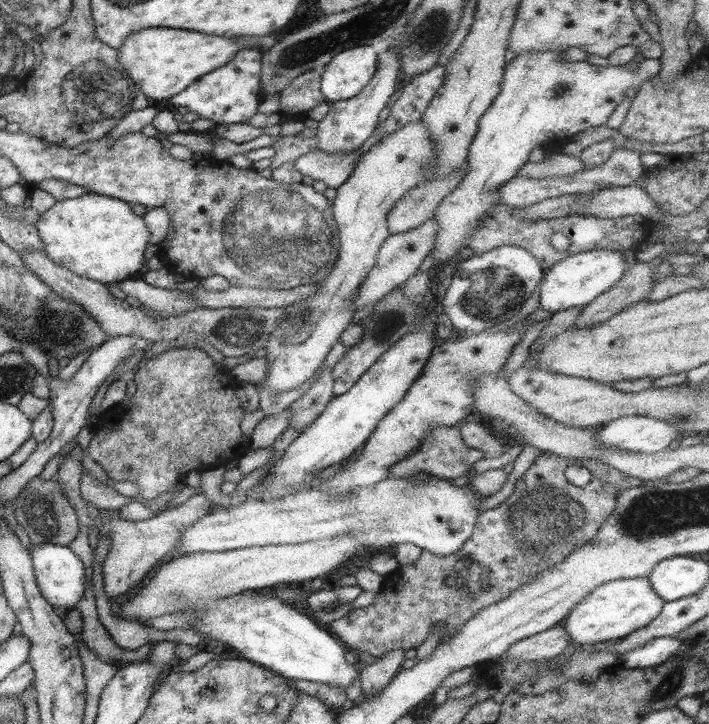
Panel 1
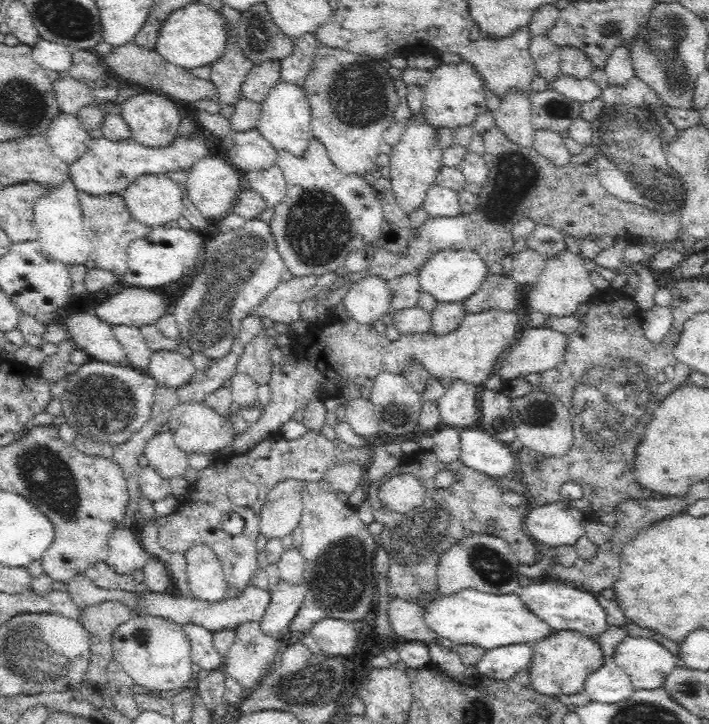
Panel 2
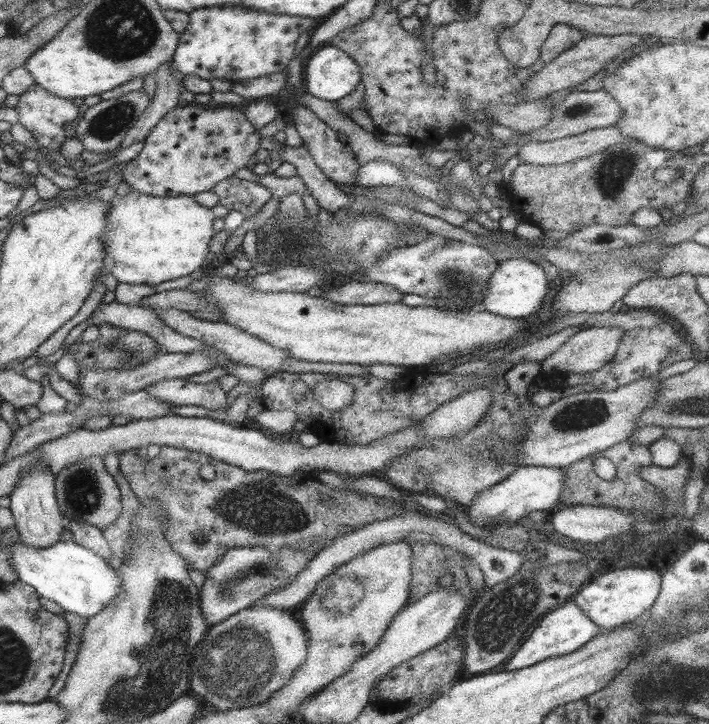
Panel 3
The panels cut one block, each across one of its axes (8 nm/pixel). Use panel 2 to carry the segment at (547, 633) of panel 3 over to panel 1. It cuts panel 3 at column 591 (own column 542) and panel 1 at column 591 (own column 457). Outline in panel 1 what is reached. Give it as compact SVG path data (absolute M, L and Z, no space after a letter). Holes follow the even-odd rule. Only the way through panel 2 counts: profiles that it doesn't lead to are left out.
M648 577L618 579L601 584L569 612L564 621L571 642L583 646L623 639L627 634L650 624L664 606L665 600L656 594Z

